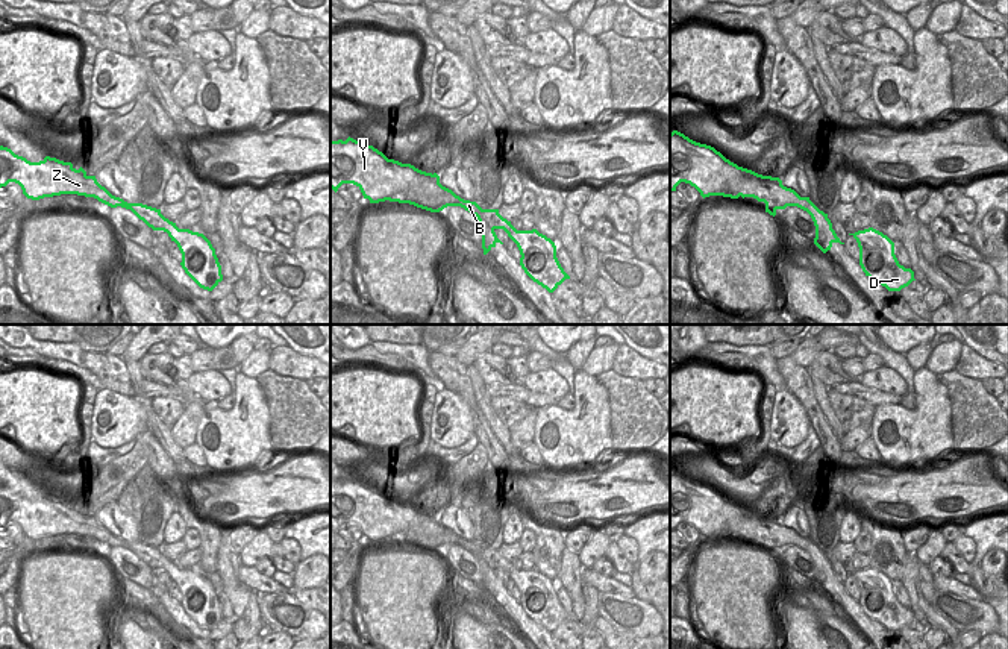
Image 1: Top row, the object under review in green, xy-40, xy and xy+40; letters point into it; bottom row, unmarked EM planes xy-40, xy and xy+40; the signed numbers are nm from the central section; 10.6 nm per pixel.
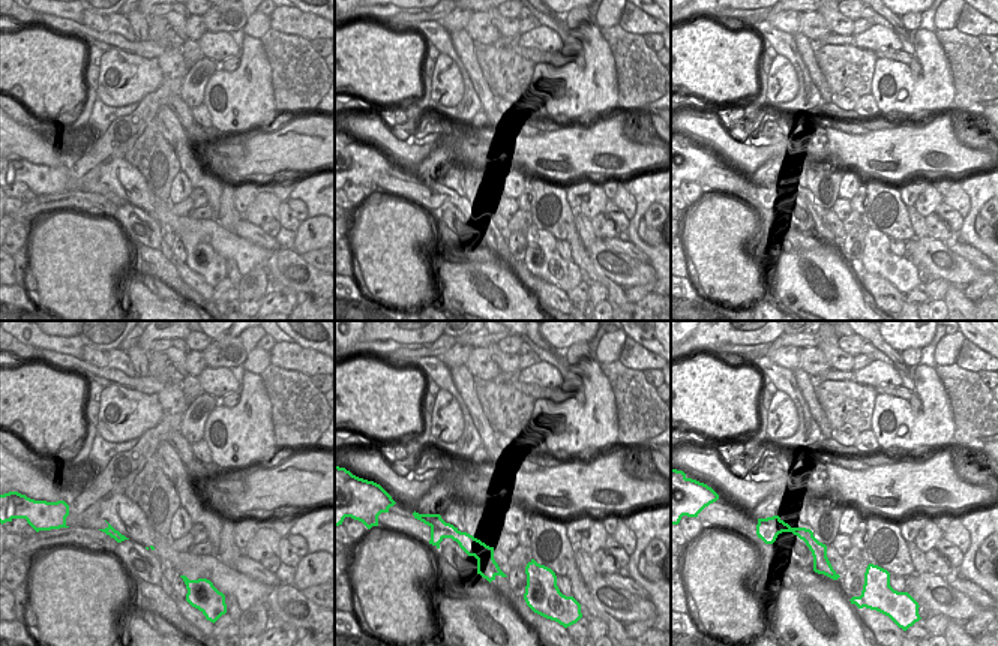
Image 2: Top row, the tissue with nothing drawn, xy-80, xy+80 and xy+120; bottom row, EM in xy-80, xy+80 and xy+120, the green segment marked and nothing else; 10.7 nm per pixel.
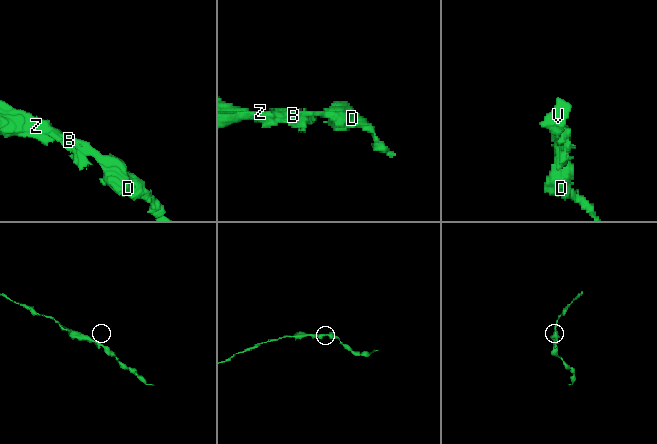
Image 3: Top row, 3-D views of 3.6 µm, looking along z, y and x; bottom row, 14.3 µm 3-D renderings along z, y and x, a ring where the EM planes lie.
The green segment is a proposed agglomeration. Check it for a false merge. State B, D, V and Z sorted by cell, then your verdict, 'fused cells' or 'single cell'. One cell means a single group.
groups B D V Z; single cell

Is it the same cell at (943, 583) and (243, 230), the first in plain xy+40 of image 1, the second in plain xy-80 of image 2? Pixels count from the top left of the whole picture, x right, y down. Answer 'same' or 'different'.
same

